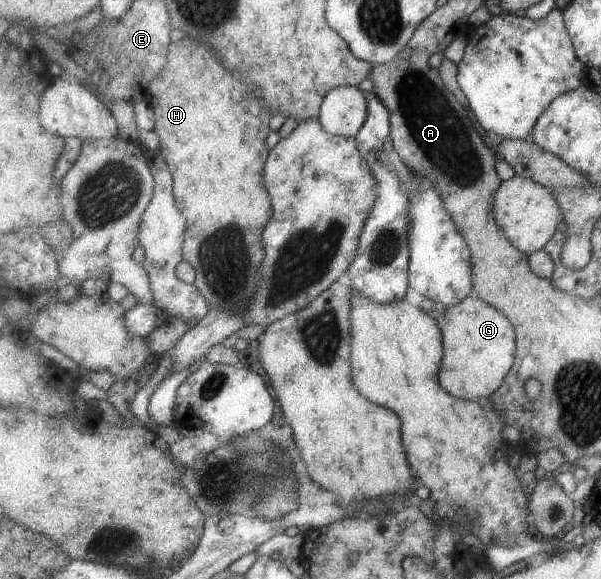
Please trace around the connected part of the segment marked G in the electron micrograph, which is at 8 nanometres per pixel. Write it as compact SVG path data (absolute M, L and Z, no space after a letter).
M477 294L458 306L447 307L437 318L442 329L445 355L442 359L442 388L458 399L476 400L493 395L505 382L517 356L517 336L509 317L480 300Z

